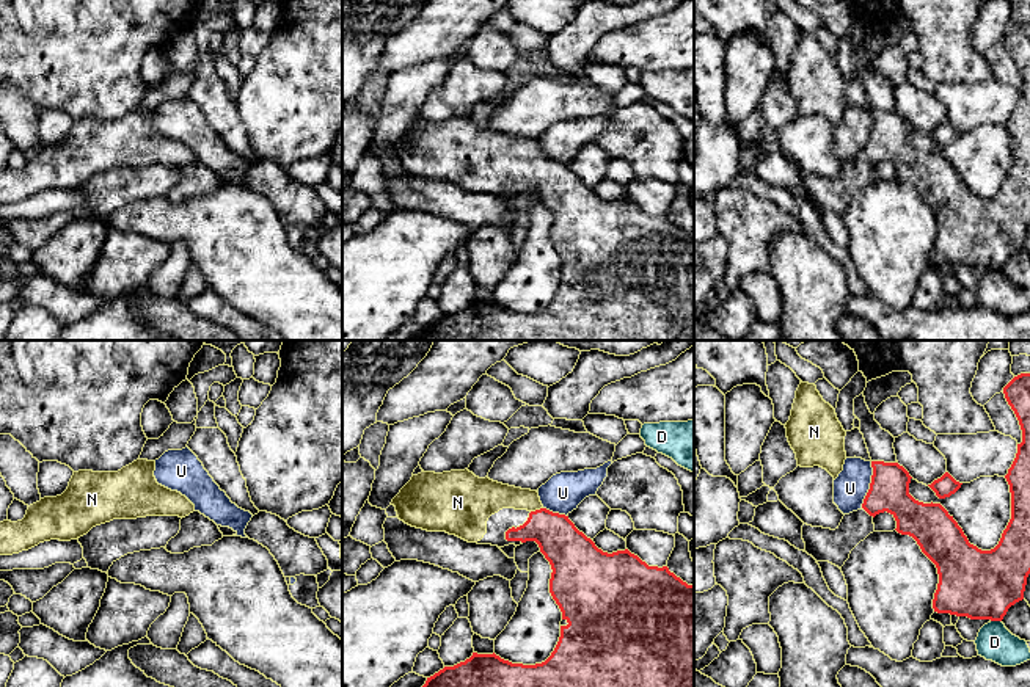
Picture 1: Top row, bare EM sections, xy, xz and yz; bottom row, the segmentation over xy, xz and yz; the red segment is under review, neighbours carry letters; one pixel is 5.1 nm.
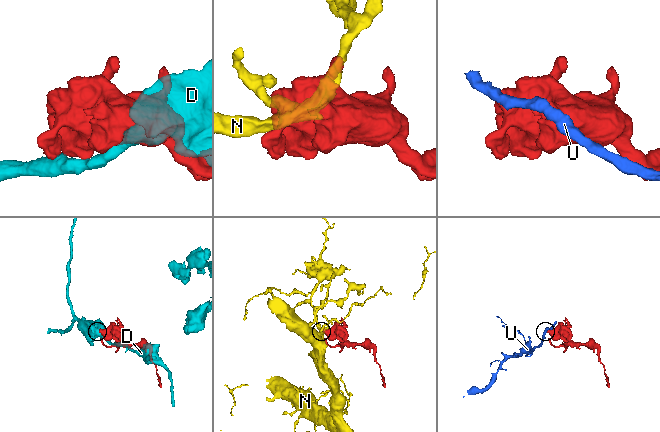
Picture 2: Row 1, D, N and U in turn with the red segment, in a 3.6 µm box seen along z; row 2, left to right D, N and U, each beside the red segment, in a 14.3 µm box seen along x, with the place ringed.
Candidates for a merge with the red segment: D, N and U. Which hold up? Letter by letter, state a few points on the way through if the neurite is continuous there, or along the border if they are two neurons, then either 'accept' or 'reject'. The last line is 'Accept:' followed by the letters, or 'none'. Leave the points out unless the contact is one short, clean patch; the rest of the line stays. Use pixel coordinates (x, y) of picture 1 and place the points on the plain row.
D: reject
N: runs through xz (566, 196), (540, 170), (536, 159), (525, 148), (489, 146); accept
U: border along yz (872, 110), (872, 130), (861, 156); reject
Accept: N

